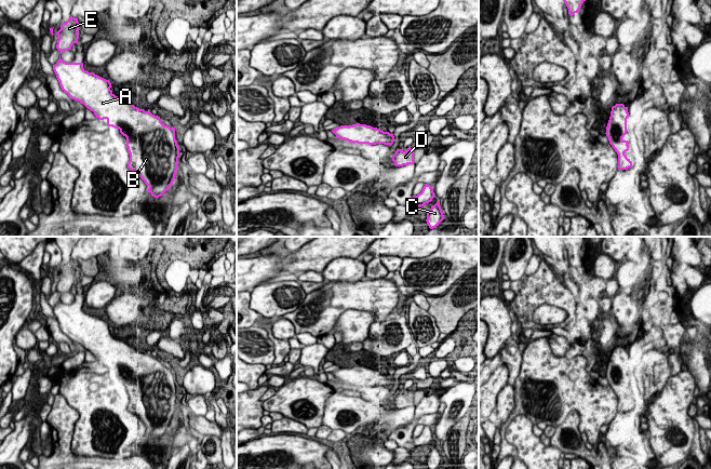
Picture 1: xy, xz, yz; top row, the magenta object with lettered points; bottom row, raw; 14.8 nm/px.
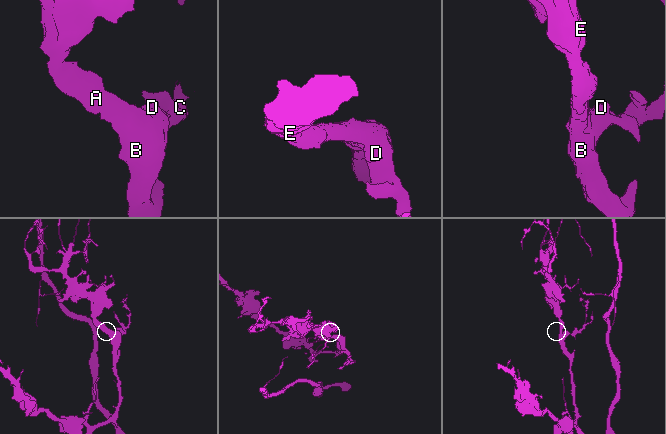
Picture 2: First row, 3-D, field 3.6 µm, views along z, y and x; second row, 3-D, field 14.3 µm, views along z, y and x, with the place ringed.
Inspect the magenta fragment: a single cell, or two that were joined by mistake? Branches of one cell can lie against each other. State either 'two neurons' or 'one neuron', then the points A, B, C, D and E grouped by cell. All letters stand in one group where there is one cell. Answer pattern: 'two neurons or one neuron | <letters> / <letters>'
one neuron | A B C D E

